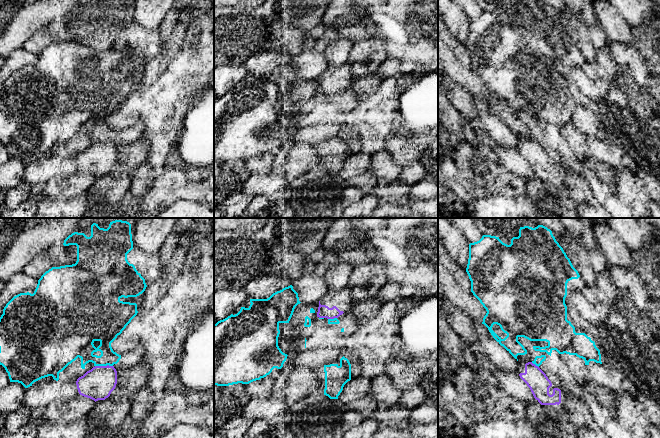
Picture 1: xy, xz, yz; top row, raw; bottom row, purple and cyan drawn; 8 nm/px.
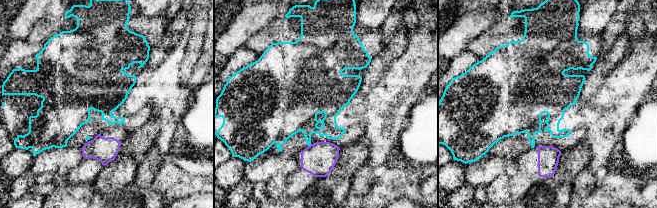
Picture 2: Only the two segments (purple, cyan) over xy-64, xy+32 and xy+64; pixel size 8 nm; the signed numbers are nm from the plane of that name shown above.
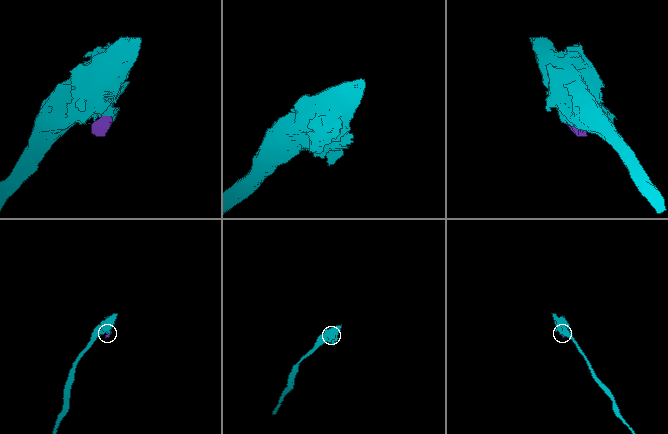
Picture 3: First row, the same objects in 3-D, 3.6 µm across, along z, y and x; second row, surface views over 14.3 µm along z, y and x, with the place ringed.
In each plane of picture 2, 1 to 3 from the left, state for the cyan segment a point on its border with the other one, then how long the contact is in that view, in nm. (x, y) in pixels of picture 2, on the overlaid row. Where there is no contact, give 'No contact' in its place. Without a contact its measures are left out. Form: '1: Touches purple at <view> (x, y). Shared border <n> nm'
1: No contact
2: Touches purple at xy+32 (310, 145). Shared border 40 nm
3: No contact

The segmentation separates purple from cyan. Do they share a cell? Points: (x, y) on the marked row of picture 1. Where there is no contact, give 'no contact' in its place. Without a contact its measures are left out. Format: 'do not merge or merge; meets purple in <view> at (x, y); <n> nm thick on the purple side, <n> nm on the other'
do not merge; meets purple in xy at (103, 366); 260 nm thick on the purple side, 190 nm on the other

